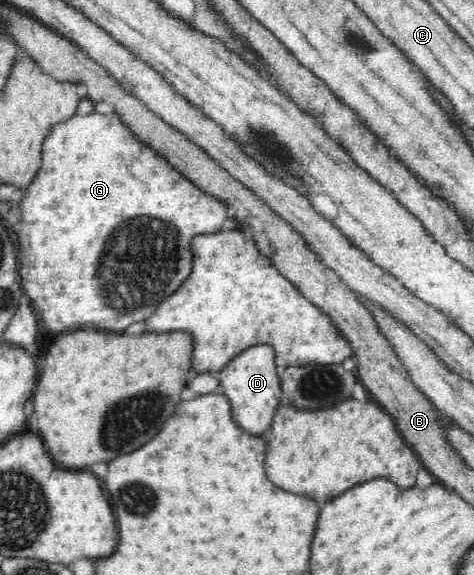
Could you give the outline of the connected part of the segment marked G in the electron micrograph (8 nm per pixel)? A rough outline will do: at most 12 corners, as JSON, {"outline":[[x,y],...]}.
{"outline":[[118,112],[57,123],[22,201],[46,331],[146,321],[229,204]]}

